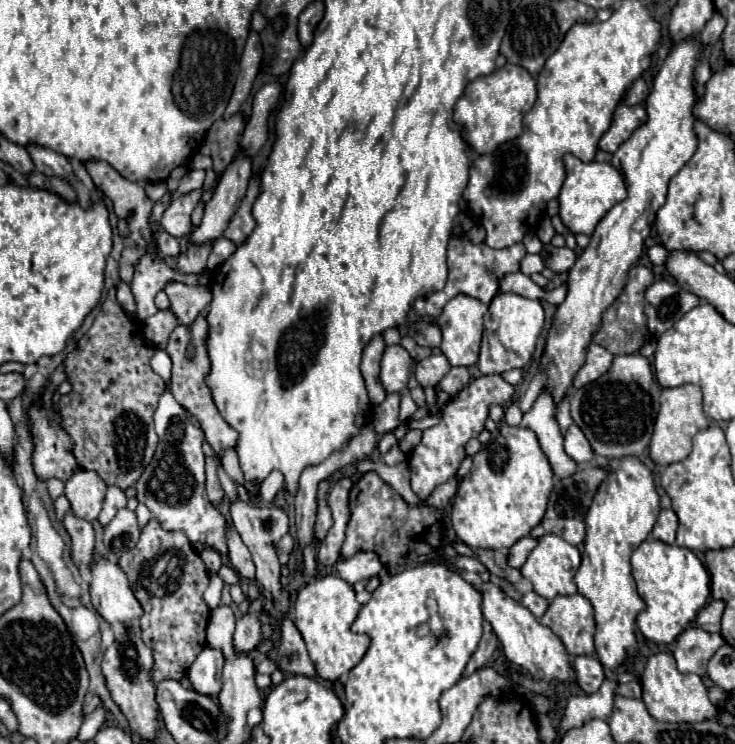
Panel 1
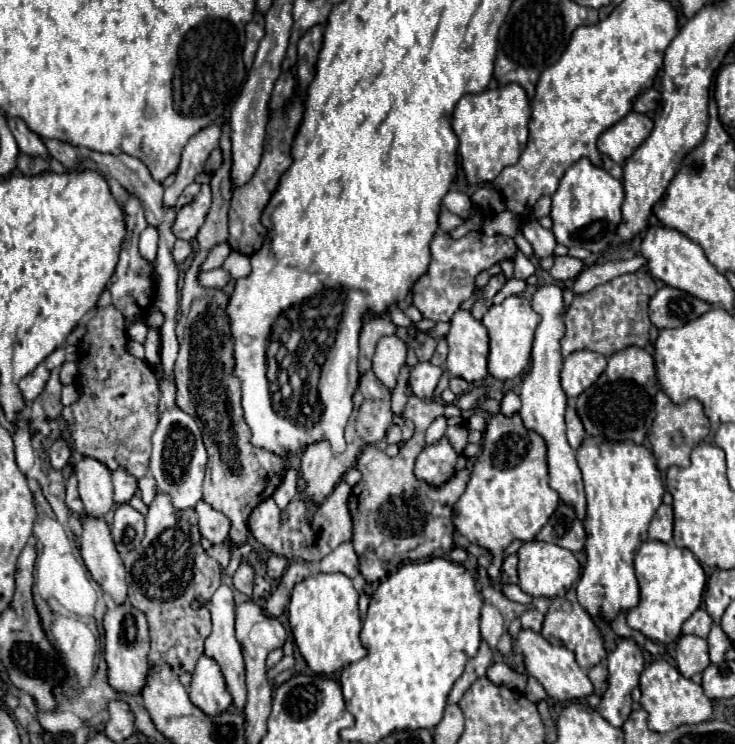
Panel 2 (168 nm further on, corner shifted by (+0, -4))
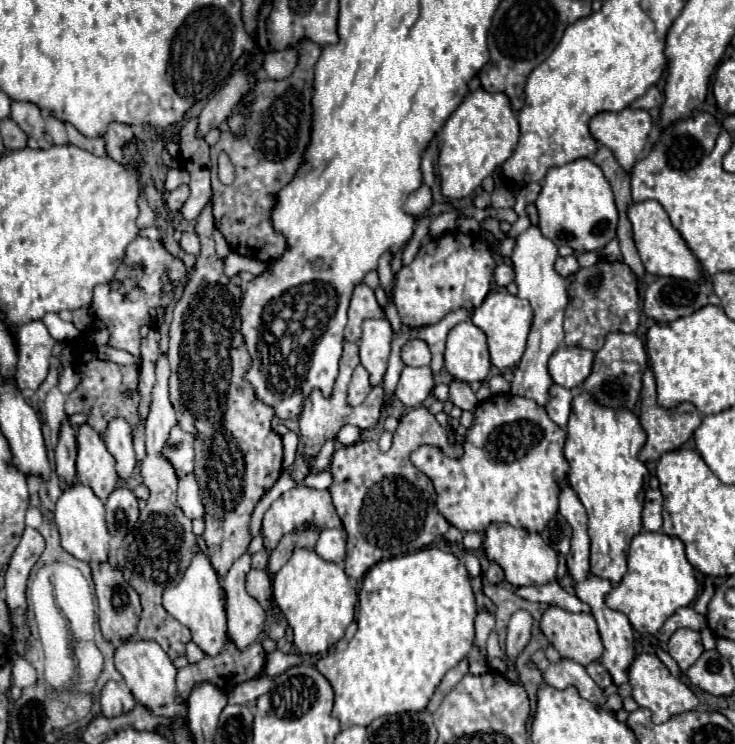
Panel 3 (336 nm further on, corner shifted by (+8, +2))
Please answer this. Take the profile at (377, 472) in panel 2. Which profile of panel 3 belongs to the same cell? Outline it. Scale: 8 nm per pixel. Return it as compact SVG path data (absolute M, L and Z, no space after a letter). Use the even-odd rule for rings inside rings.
M424 405L410 409L400 419L392 447L386 453L378 451L376 441L358 441L336 449L330 465L330 473L334 477L330 493L348 533L348 549L344 559L344 571L348 577L360 581L380 559L420 551L436 537L438 511L434 483L410 461L412 451L420 445L436 445L452 459L460 459L464 453L460 443L448 443L448 431L438 425L430 409ZM376 515L382 515L382 523L378 523Z

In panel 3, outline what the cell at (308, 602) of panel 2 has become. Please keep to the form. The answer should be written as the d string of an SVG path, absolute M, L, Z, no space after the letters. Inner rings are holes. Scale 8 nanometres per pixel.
M296 549L294 555L288 559L288 563L284 563L282 569L274 575L272 589L274 589L274 599L280 607L280 611L284 613L288 625L294 631L294 645L302 655L326 653L336 641L340 641L344 637L346 627L354 619L354 609L356 609L356 601L358 601L356 581L344 573L342 565L332 565L332 563L316 557L314 551Z

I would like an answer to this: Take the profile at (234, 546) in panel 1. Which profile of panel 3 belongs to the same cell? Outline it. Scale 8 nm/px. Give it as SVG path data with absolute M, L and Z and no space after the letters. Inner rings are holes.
M188 475L178 481L178 505L190 519L204 519L204 505L200 501L198 483L194 475Z

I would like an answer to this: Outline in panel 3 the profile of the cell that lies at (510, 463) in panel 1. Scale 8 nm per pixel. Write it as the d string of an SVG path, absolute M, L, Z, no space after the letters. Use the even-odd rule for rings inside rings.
M512 393L492 395L476 407L474 425L466 433L464 455L460 459L448 459L438 447L424 445L412 453L412 463L418 469L428 471L438 495L438 513L458 531L484 533L492 523L508 523L526 533L536 533L544 529L558 511L558 477L566 477L568 473L568 463L562 455L564 437L566 431L560 429L534 401Z

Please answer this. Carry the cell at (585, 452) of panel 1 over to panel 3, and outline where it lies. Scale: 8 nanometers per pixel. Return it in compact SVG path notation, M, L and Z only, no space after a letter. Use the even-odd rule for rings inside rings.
M560 385L552 387L552 399L546 405L546 413L548 417L562 429L566 429L566 423L570 419L572 413L572 391Z

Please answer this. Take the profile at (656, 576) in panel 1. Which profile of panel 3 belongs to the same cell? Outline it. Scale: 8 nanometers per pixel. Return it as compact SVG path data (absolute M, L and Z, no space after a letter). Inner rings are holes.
M640 531L632 539L628 551L628 573L636 575L624 575L620 585L616 585L606 597L606 603L608 607L624 613L638 633L658 633L670 615L696 599L698 581L694 575L694 567L688 563L684 543L678 537L672 539L662 531Z

